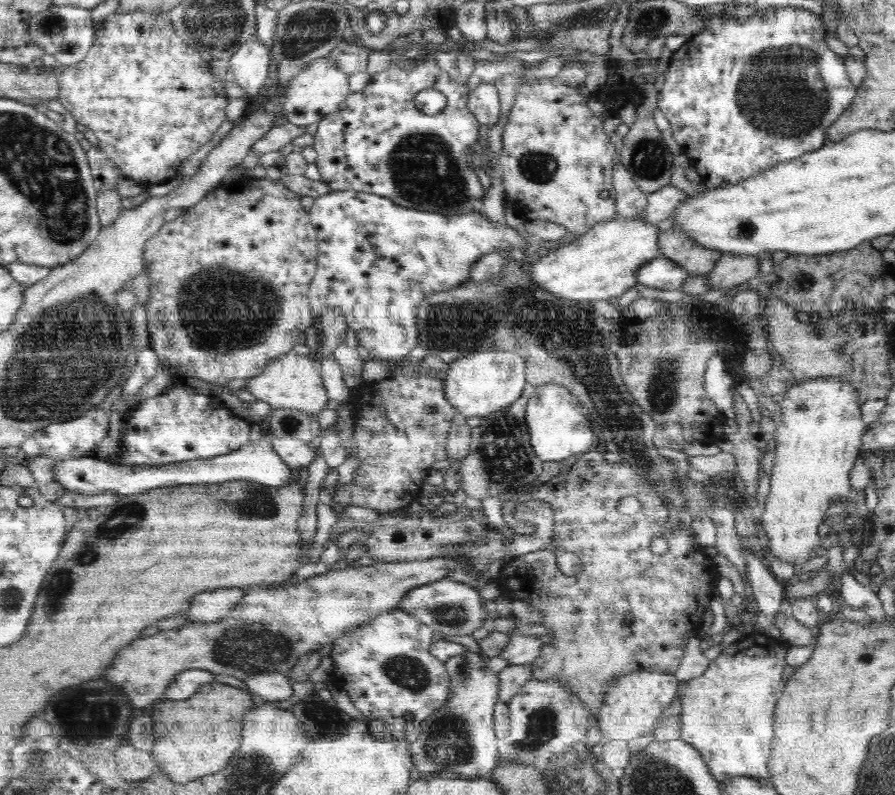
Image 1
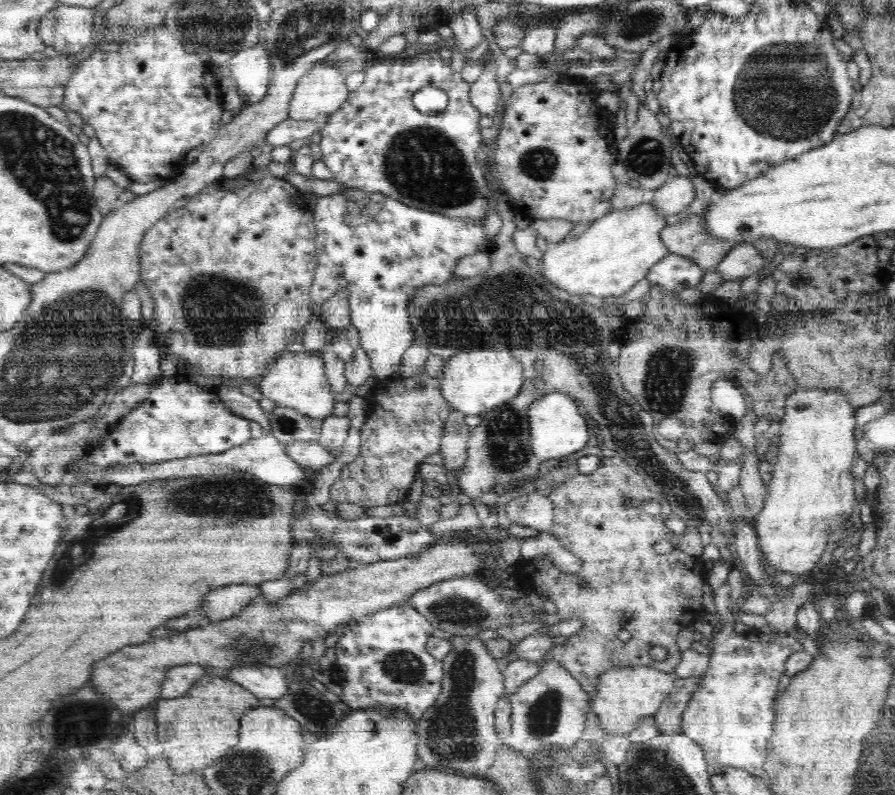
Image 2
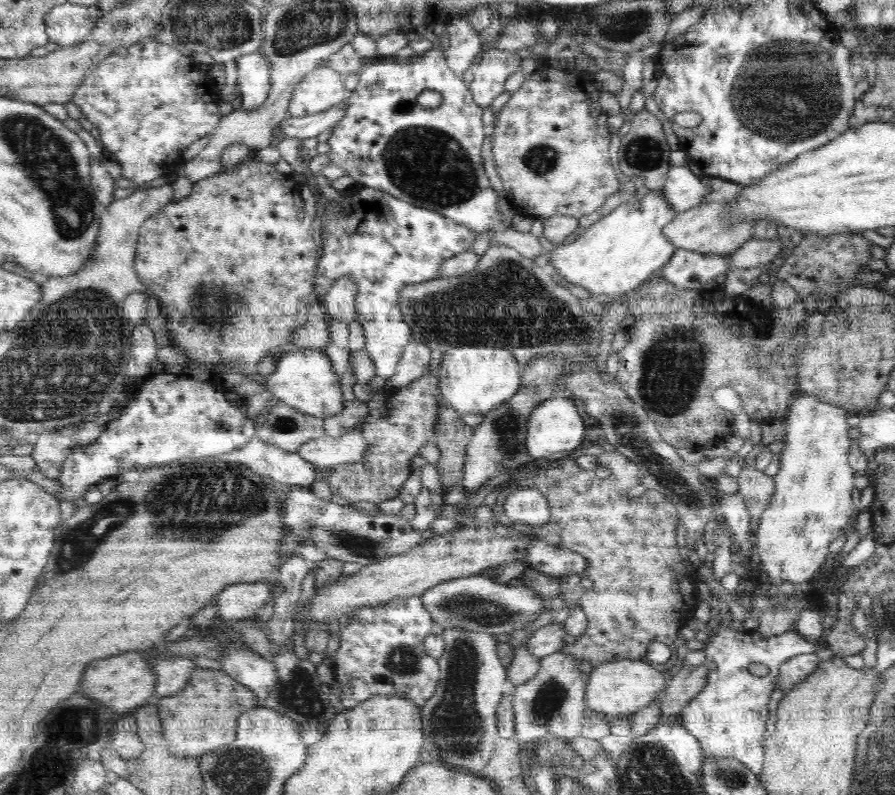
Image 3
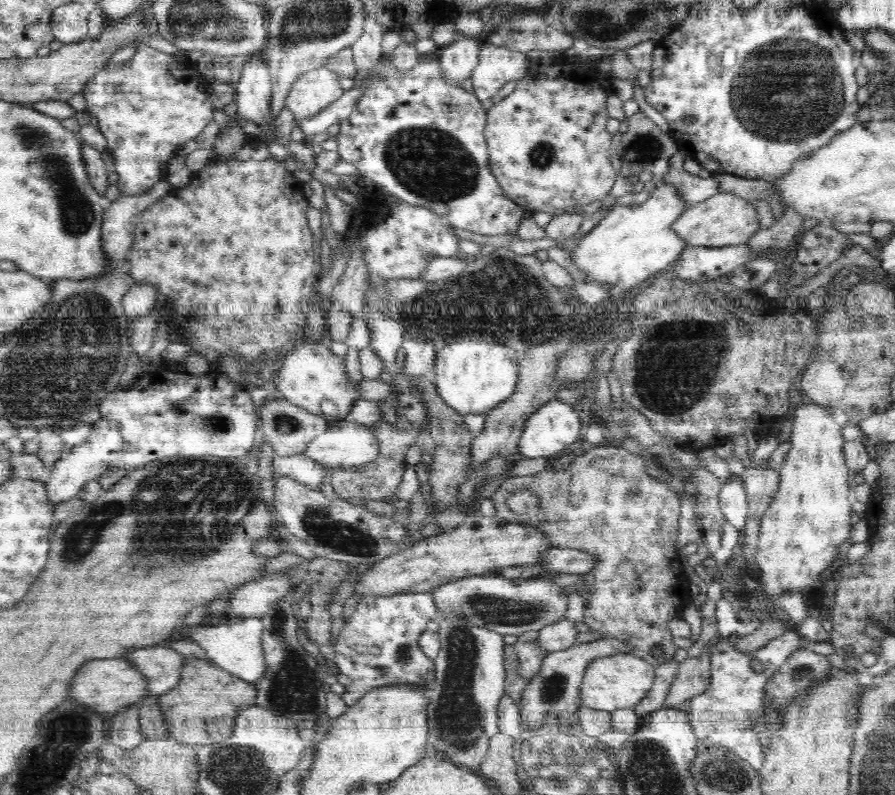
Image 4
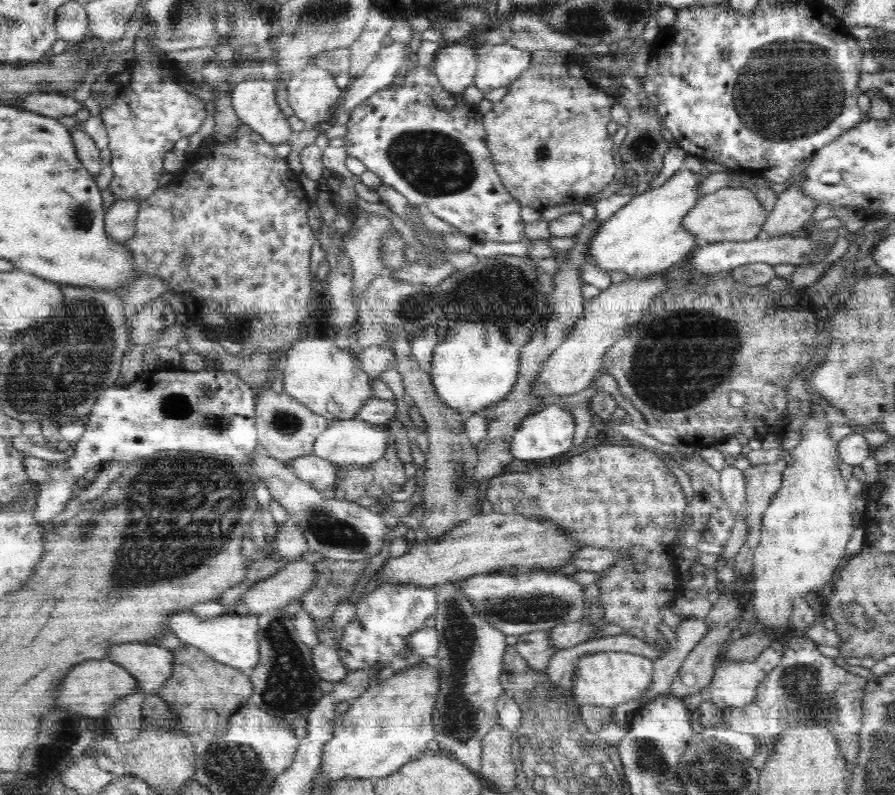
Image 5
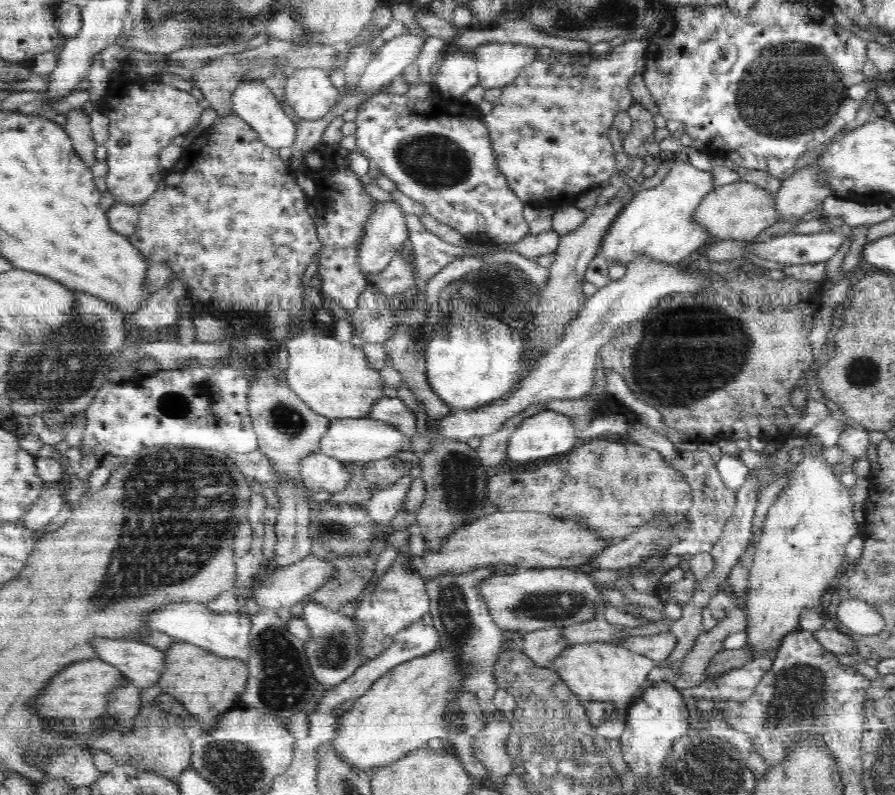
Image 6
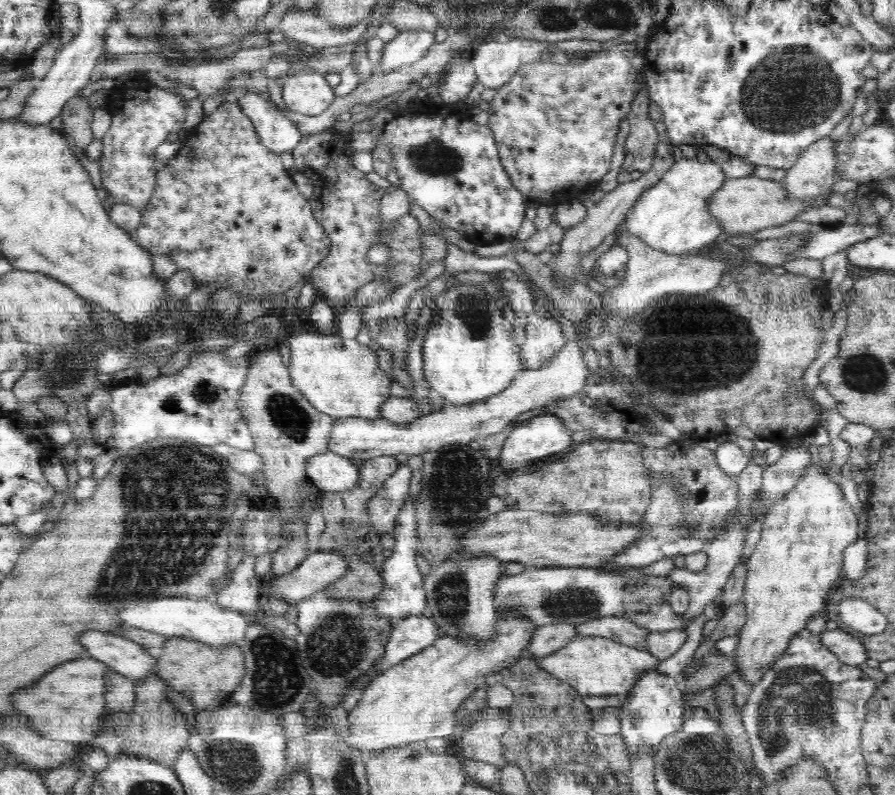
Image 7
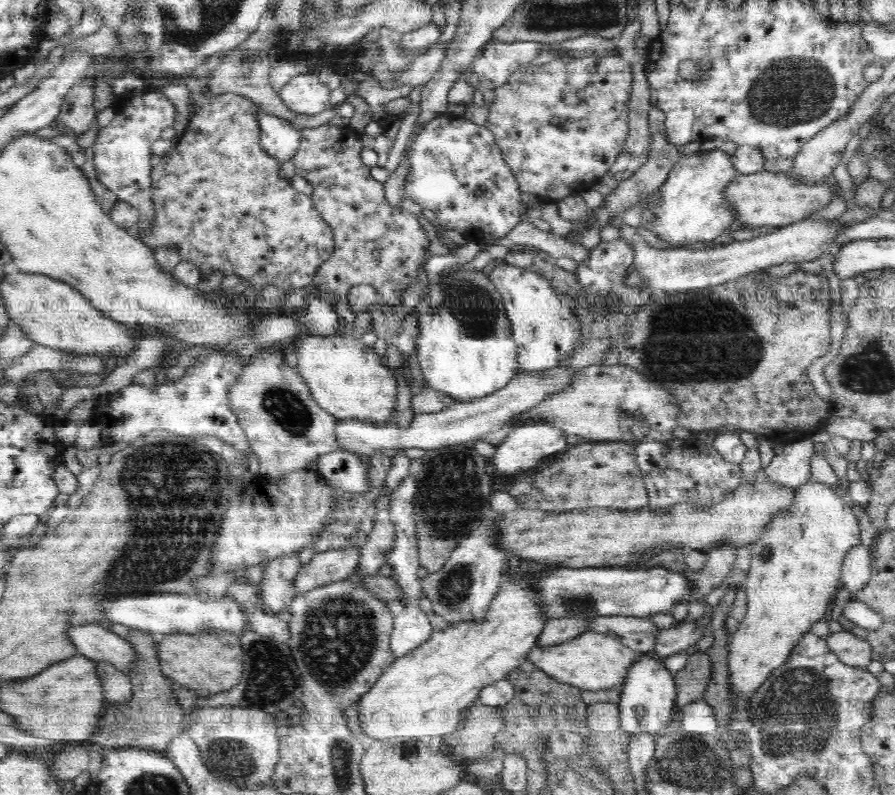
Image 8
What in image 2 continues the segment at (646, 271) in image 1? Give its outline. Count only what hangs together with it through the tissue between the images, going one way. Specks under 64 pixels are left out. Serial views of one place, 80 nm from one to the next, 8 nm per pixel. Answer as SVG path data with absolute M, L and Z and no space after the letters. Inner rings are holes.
M668 253L664 260L654 264L645 278L652 285L656 284L674 293L680 293L684 288L696 288L706 271L708 270L702 270L686 257Z

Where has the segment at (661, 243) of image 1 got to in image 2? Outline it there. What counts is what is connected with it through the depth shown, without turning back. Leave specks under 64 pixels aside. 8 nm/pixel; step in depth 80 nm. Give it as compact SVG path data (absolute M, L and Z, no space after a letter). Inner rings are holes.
M703 214L690 215L666 225L661 240L668 252L697 264L702 270L714 271L720 261L734 248L730 241L712 239L703 228Z

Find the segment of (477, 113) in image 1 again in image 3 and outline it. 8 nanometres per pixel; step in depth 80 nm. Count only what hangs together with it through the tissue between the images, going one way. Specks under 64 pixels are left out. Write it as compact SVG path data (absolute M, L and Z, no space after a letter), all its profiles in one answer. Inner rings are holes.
M486 46L474 65L473 80L469 89L474 102L482 109L488 108L504 92L504 82L514 72L521 71L522 57L515 51L504 51Z

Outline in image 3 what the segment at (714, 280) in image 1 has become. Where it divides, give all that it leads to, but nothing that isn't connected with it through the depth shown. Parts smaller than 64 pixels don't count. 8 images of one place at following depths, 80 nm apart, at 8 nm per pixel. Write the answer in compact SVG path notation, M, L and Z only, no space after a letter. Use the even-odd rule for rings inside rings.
M752 238L732 253L728 271L736 270L736 268L754 268L760 264L770 263L780 254L781 248L780 238L776 241Z

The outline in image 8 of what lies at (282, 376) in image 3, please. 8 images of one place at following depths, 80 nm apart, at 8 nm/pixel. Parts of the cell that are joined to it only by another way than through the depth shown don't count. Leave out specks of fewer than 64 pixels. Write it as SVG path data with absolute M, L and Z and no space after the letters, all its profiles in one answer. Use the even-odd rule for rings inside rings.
M345 334L307 336L296 341L295 369L306 382L316 404L337 419L358 419L385 425L392 423L397 405L398 381L395 371L378 362L378 354L362 339Z

